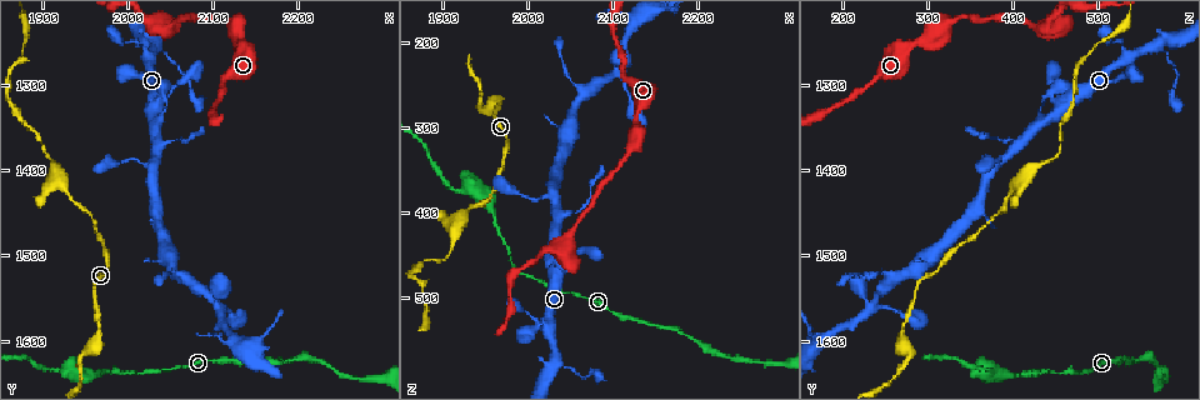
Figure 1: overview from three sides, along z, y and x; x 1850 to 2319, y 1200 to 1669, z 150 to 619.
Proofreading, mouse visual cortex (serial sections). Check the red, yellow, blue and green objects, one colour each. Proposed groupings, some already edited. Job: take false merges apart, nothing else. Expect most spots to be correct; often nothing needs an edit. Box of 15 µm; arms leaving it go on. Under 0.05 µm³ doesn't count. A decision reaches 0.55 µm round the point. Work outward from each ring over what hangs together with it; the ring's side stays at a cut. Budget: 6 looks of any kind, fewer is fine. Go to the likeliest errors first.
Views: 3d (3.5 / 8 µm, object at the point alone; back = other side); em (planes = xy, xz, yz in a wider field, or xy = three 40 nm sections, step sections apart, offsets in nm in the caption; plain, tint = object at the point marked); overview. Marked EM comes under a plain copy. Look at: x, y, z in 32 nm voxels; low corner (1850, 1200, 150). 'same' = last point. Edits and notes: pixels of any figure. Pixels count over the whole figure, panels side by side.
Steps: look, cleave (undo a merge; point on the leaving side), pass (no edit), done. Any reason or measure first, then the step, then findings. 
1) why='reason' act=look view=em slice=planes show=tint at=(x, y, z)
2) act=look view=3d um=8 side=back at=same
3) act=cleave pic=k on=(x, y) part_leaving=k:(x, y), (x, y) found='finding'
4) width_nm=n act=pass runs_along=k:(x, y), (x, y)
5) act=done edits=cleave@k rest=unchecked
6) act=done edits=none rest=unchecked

why='a fork' act=look view=3d um=3.5 at=(1925, 1635, 375)

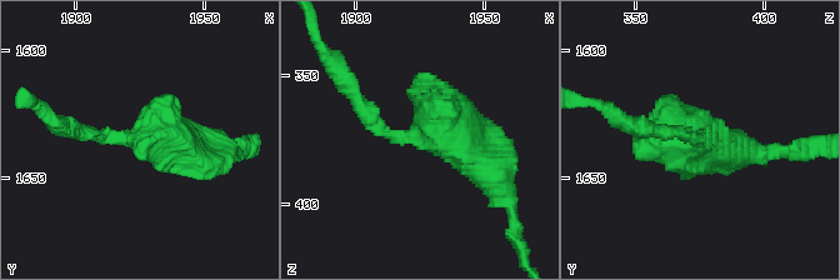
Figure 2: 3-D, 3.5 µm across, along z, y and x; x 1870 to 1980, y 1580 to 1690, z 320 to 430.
act=look view=em slice=xy step=1 show=tint at=(1925, 1634, 373)

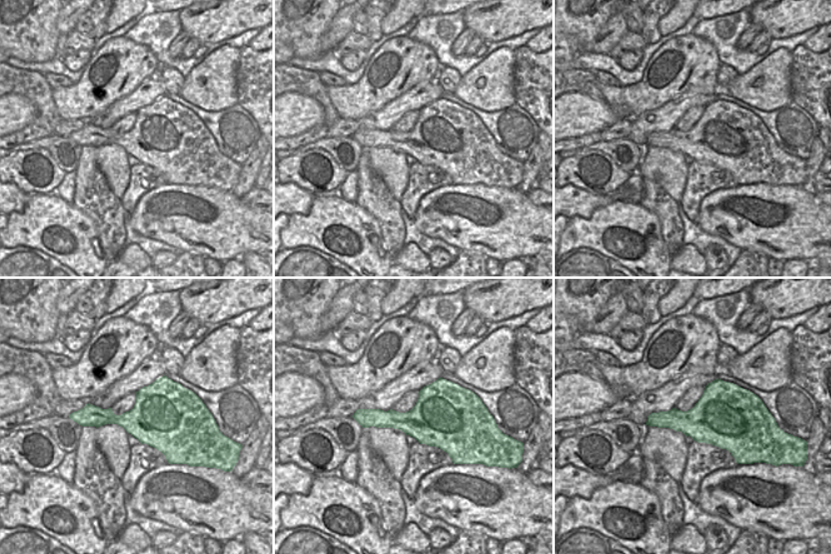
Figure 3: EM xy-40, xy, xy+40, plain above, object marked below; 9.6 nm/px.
width_nm=550 act=pass runs_along=2:(498, 186), (449, 131), (386, 135), (368, 113) found='one cell here'

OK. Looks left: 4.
why='narrows sharply' act=look view=3d um=3.5 at=(1900, 1370, 460)

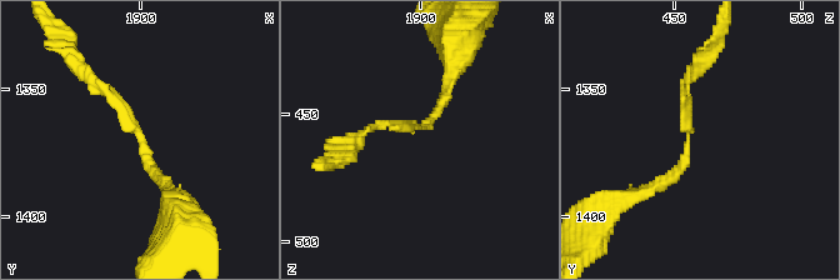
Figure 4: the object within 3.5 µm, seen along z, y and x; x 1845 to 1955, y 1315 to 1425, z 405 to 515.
act=pass runs_along=4:(171, 194), (125, 105), (90, 79) found='one cell here'

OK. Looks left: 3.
why='narrows sharply' act=look view=3d um=3.5 at=(2000, 1250, 515)

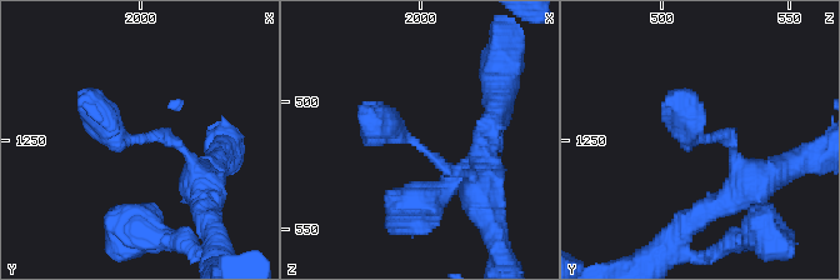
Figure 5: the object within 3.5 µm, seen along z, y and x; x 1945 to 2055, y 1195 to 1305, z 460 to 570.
arm_widths_nm=150,400 act=look view=em slice=xy step=5 show=tint at=(2001, 1250, 519)

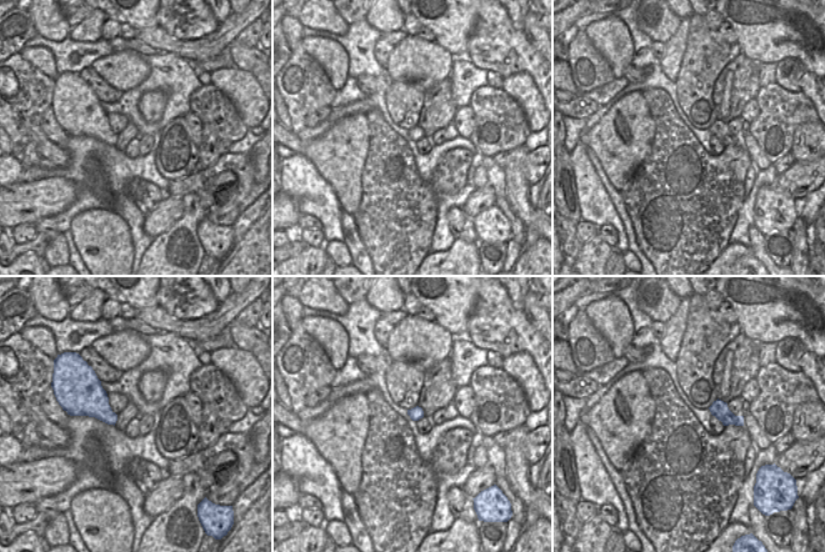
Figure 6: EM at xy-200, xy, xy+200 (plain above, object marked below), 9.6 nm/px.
act=look view=em slice=xy step=2 show=tint at=same

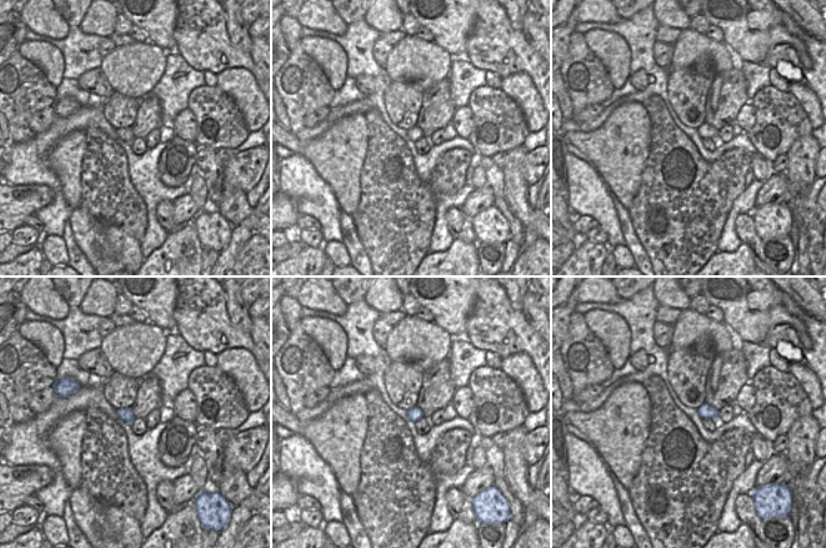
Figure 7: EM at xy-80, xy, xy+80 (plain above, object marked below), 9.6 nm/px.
width_nm=130 act=pass runs_along=5:(483, 195), (364, 109) found='all the same cell'

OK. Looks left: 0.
act=done edits=none rest=unchecked

